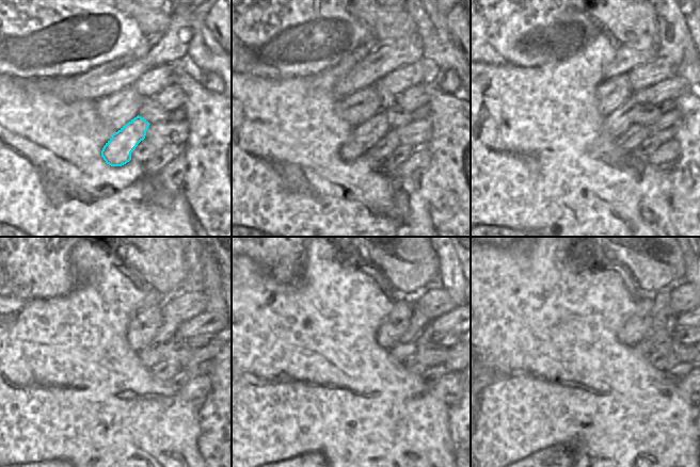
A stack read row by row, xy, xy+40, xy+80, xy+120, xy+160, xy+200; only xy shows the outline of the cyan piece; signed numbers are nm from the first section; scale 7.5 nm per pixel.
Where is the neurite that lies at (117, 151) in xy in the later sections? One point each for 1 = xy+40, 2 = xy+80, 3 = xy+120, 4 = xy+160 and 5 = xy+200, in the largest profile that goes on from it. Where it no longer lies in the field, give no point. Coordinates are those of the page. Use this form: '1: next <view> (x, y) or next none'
1: next xy+40 (362, 139)
2: next xy+80 (615, 125)
3: next xy+120 (155, 352)
4: next xy+160 (419, 332)
5: next xy+200 (663, 317)

